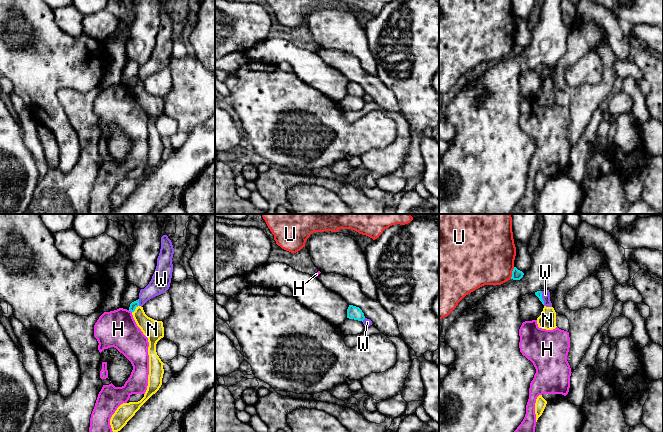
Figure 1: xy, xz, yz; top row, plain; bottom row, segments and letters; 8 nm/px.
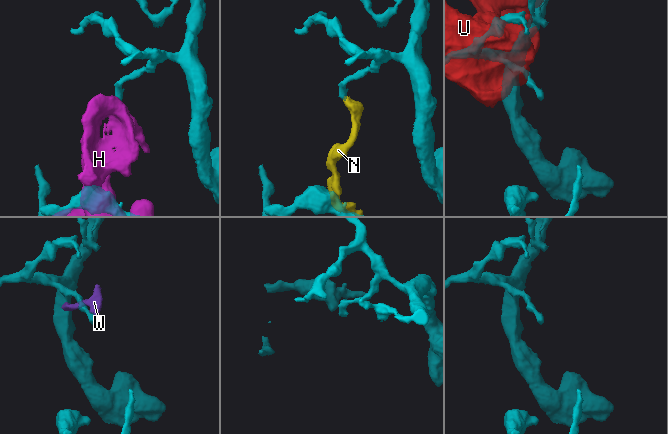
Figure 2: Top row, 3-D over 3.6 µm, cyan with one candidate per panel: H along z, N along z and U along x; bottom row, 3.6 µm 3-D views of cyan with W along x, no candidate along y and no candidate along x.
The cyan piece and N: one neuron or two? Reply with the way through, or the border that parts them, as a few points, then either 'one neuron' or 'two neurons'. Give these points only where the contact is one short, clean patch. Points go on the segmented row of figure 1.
border along xy (138, 305), (132, 312); two neurons

